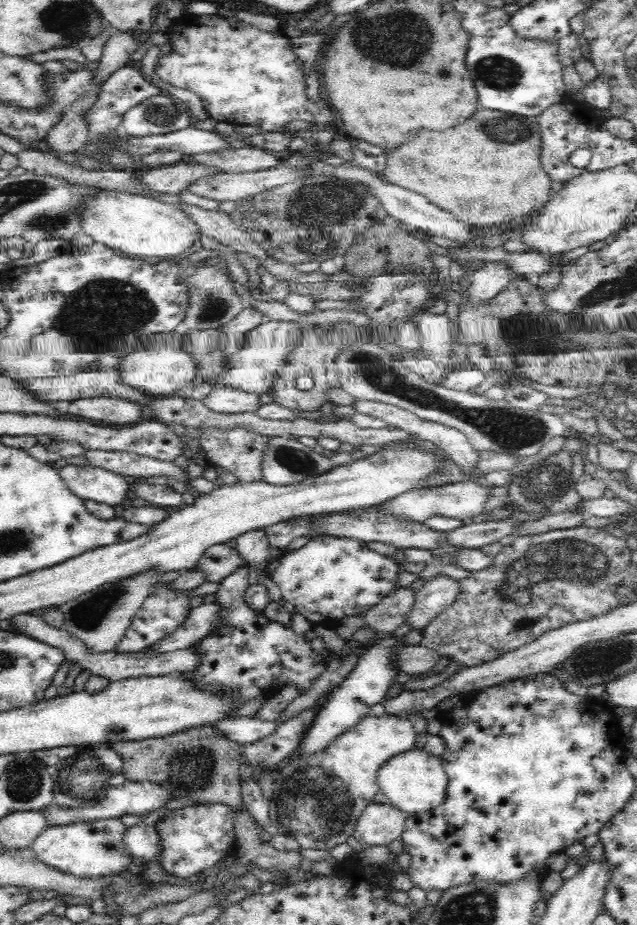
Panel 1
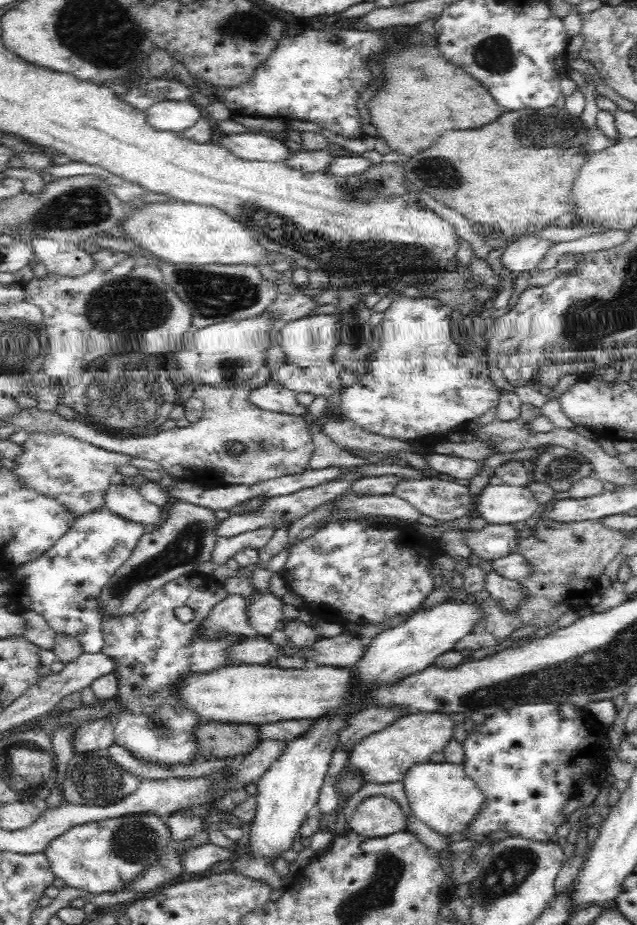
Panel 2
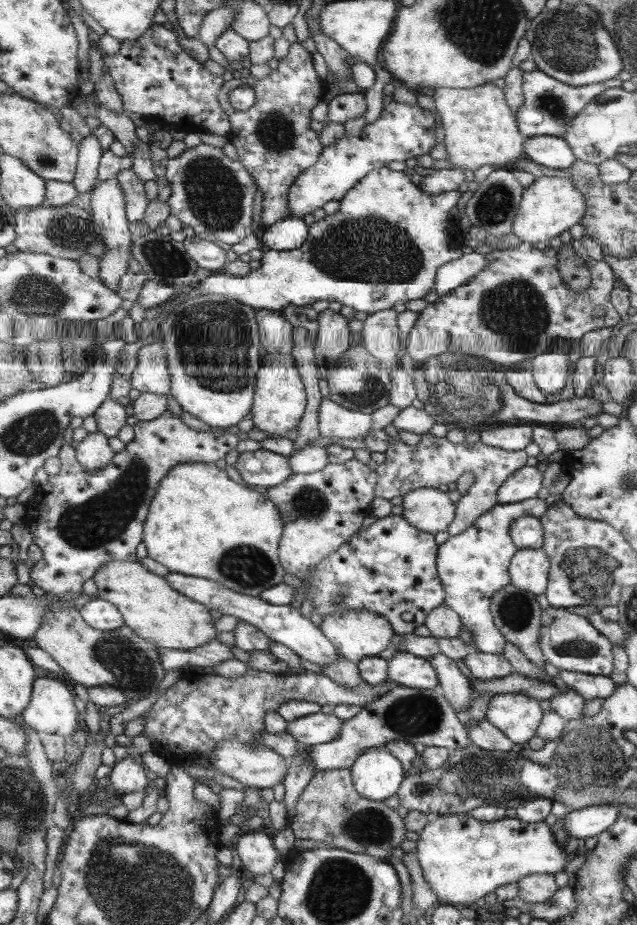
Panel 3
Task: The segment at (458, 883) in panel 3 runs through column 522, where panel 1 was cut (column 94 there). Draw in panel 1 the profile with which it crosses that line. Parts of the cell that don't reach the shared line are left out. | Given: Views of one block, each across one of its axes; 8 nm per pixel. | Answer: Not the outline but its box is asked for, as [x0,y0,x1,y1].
[31,818,134,878]

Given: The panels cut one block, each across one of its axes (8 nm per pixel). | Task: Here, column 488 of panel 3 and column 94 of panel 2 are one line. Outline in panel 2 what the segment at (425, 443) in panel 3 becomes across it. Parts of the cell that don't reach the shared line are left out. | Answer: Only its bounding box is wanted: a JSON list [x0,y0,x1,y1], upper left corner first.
[11,431,131,517]

